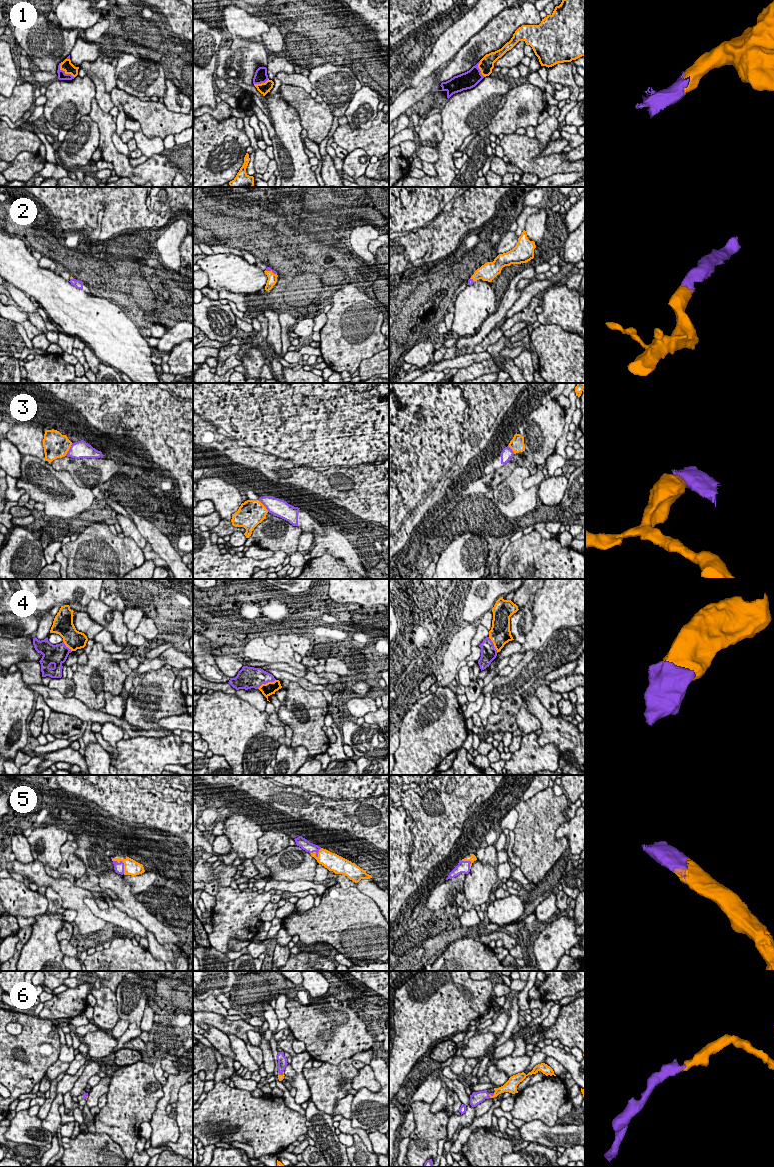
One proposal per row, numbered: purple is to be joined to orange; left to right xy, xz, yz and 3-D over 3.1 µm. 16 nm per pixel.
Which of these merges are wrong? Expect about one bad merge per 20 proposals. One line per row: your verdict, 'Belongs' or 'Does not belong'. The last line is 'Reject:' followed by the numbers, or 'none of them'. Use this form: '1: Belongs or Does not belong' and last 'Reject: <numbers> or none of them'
1: Belongs
2: Belongs
3: Does not belong
4: Belongs
5: Belongs
6: Belongs
Reject: 3

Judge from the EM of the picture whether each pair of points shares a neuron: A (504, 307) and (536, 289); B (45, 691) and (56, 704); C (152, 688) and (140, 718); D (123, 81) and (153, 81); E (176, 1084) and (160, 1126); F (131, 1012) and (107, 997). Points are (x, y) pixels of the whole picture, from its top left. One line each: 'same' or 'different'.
A: different
B: same
C: same
D: same
E: same
F: different

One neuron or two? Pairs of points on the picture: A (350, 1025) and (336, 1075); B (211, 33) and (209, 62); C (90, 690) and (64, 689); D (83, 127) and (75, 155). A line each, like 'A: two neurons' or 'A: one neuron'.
A: two neurons
B: one neuron
C: two neurons
D: one neuron

